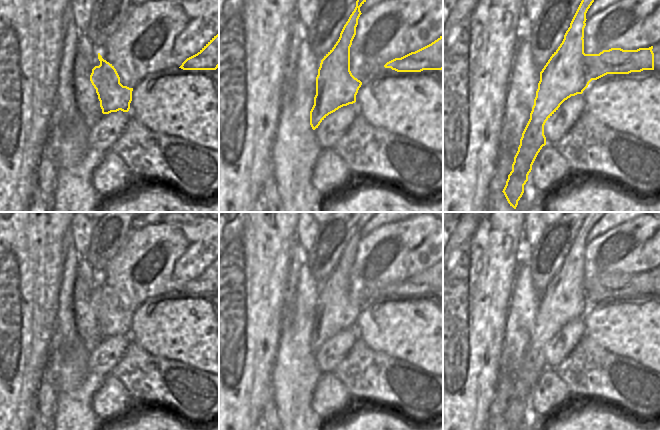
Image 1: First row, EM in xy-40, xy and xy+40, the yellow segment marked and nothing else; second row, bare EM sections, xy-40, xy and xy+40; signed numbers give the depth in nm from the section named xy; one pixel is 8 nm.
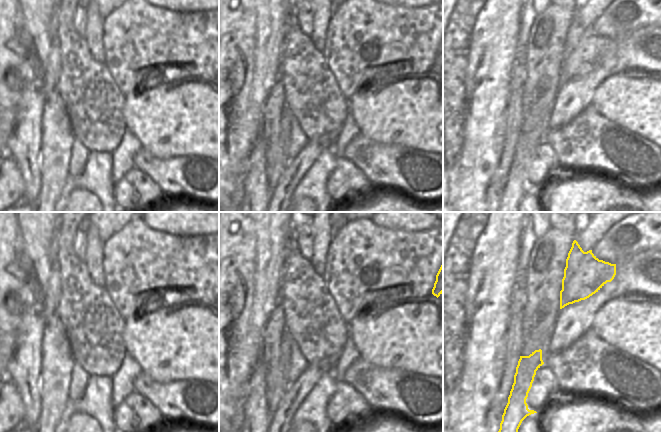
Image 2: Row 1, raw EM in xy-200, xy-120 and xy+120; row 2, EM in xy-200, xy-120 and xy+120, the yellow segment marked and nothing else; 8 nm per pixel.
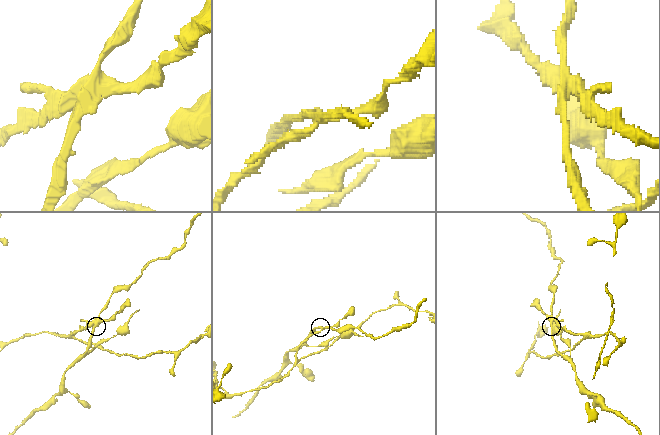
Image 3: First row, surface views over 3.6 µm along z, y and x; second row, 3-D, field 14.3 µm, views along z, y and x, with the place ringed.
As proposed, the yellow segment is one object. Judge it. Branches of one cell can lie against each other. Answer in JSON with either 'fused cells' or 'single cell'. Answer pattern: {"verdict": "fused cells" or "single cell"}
{"verdict": "fused cells"}

